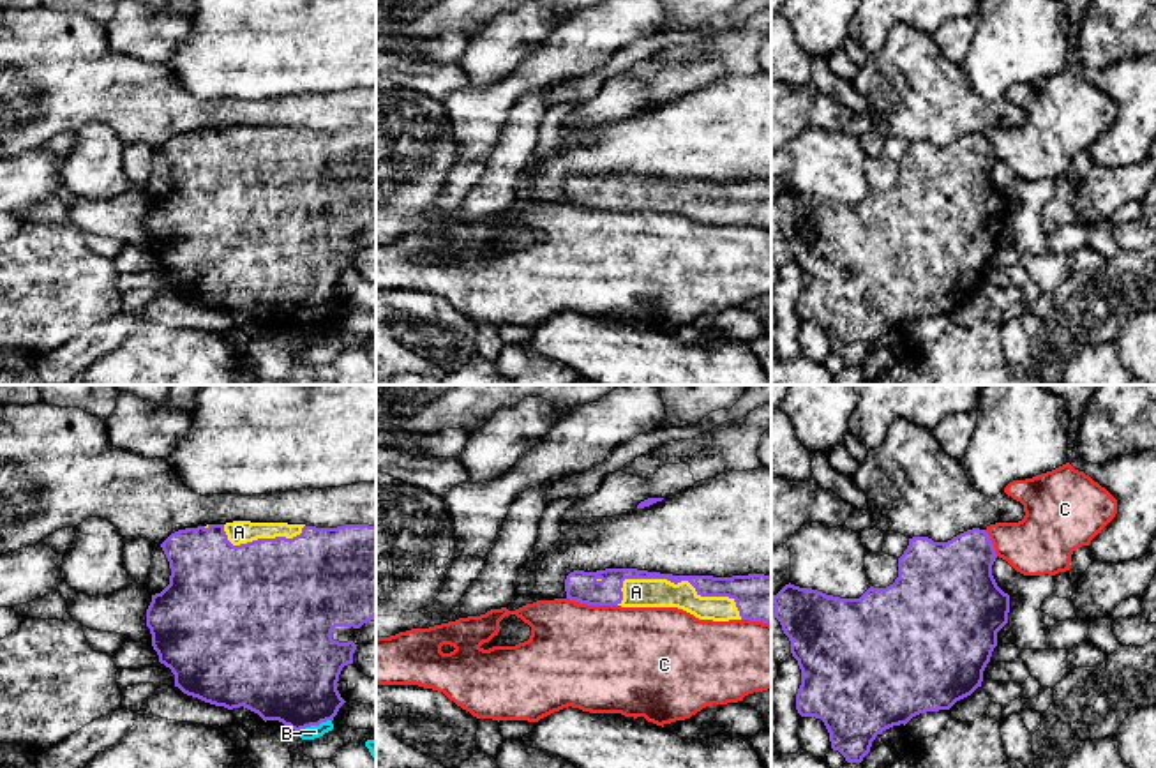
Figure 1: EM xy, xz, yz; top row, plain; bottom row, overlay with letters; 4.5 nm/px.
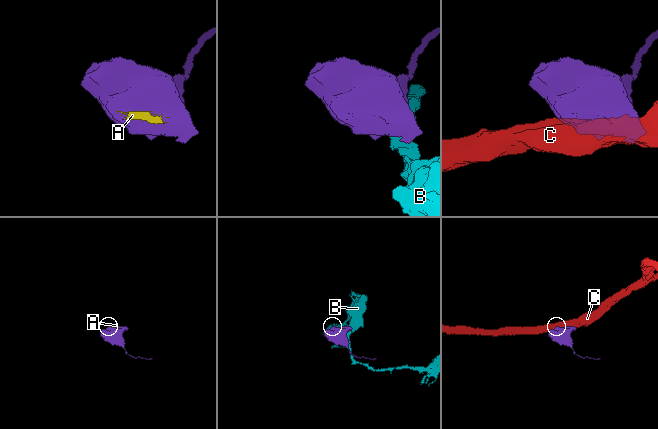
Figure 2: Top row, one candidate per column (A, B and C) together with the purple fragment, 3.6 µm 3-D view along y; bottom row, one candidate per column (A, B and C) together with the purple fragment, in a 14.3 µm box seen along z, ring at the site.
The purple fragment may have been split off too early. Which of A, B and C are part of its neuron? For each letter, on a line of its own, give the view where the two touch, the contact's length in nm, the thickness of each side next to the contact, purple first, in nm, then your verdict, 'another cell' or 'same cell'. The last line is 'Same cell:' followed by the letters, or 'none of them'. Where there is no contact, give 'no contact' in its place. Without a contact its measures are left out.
A: xz | 600 nm | 100/130 nm | same cell
B: xy | 170 nm | 440/60 nm | another cell
C: xz | 240 nm | 140/480 nm | another cell
Same cell: A

